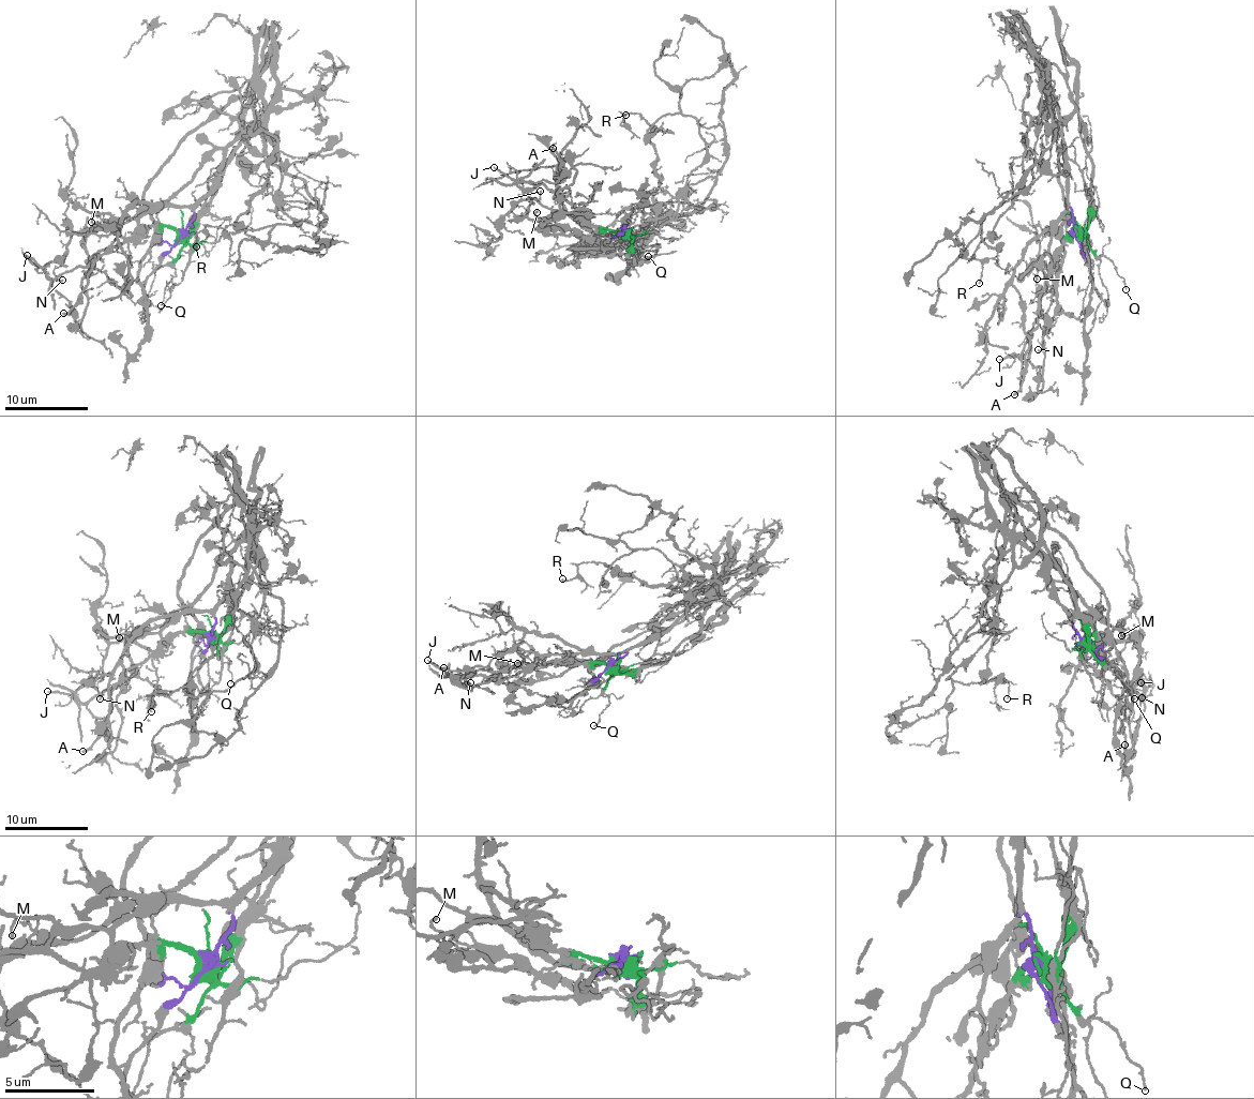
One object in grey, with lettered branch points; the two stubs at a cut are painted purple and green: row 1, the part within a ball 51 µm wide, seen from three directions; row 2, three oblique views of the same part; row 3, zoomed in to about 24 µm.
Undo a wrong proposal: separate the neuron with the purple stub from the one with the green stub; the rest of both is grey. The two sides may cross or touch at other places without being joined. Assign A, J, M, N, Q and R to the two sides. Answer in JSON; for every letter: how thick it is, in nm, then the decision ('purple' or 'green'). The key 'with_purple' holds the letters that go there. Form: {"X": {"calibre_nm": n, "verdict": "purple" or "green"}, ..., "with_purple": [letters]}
{"A": {"calibre_nm": 200, "verdict": "purple"}, "J": {"calibre_nm": 150, "verdict": "green"}, "M": {"calibre_nm": 90, "verdict": "purple"}, "N": {"calibre_nm": 120, "verdict": "green"}, "Q": {"calibre_nm": 90, "verdict": "green"}, "R": {"calibre_nm": 100, "verdict": "purple"}, "with_purple": ["A", "M", "R"]}

